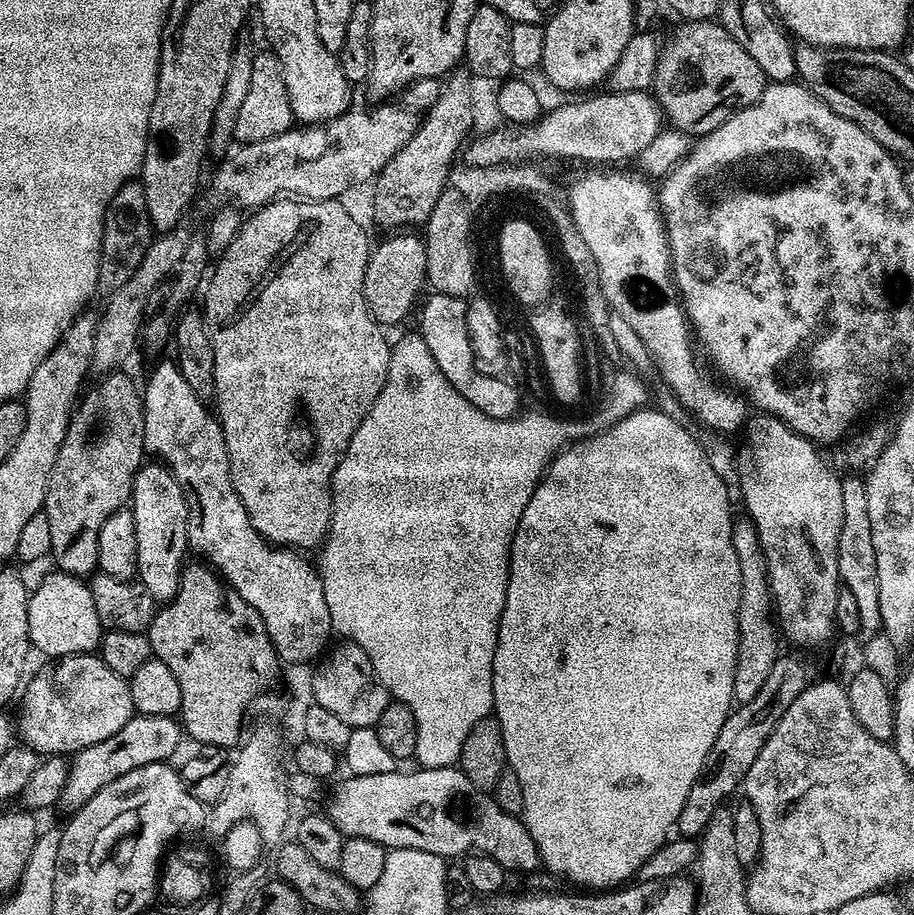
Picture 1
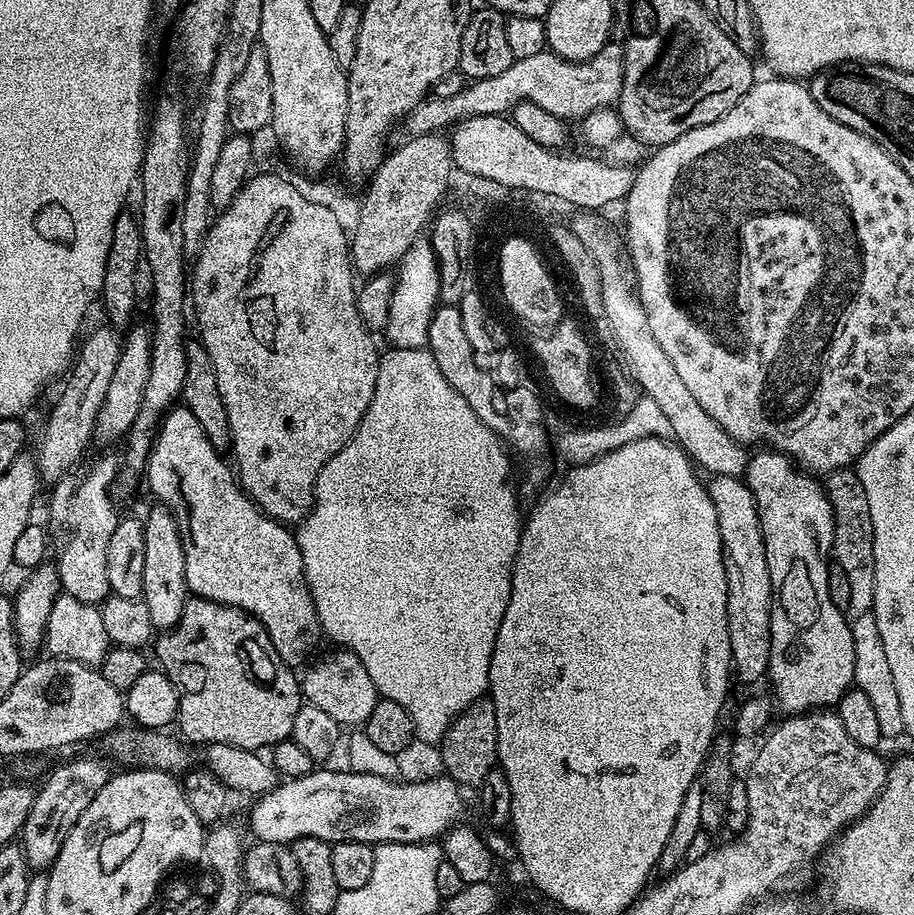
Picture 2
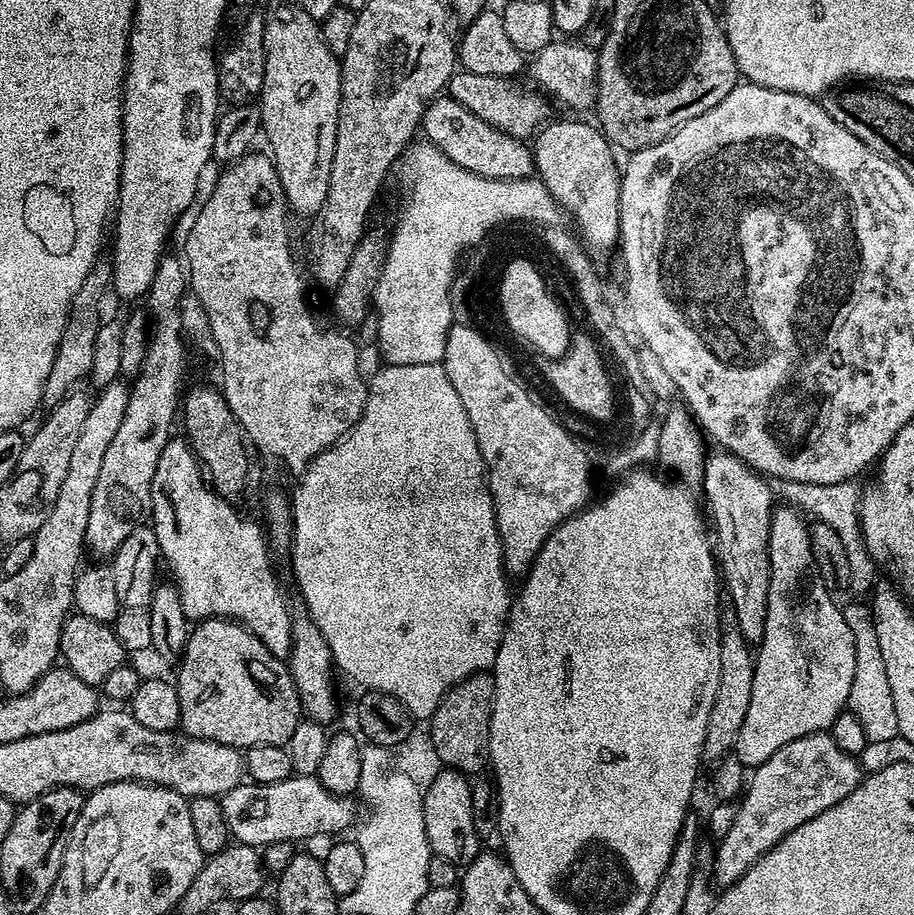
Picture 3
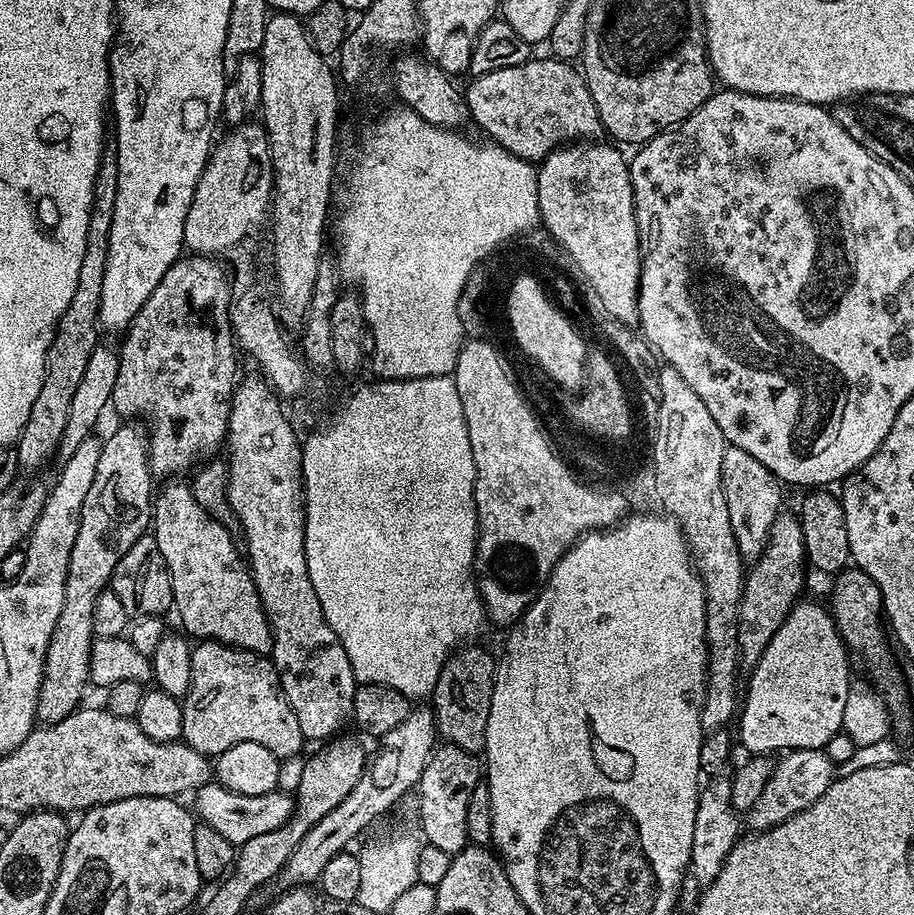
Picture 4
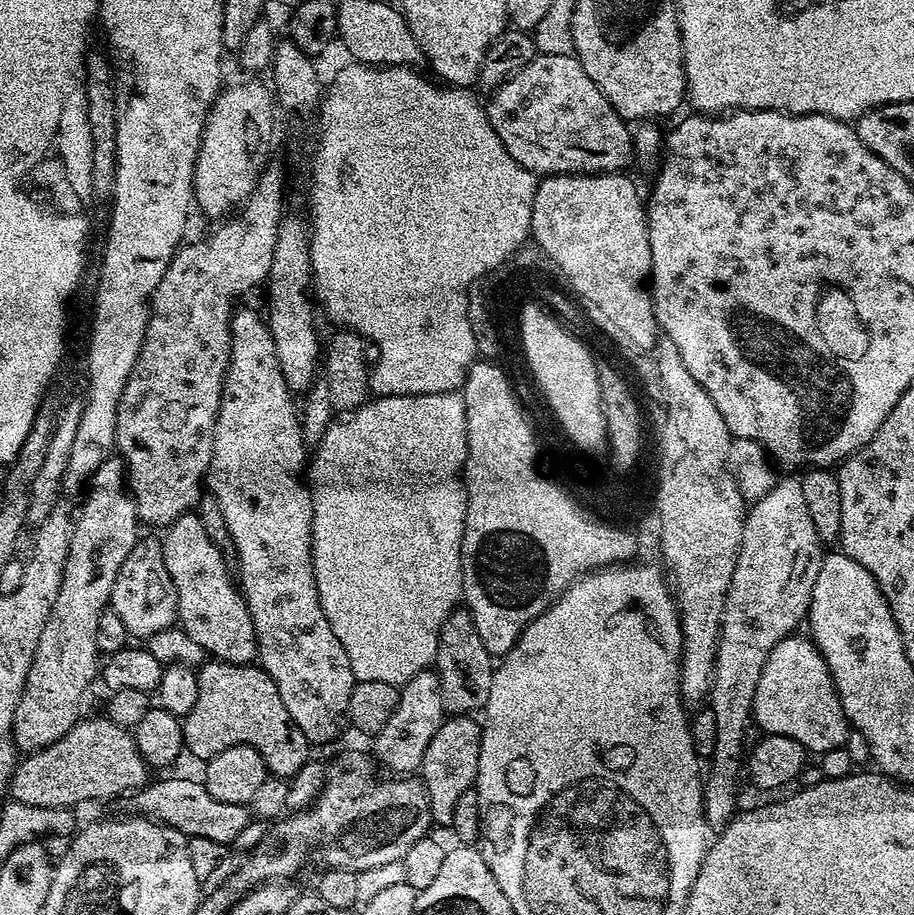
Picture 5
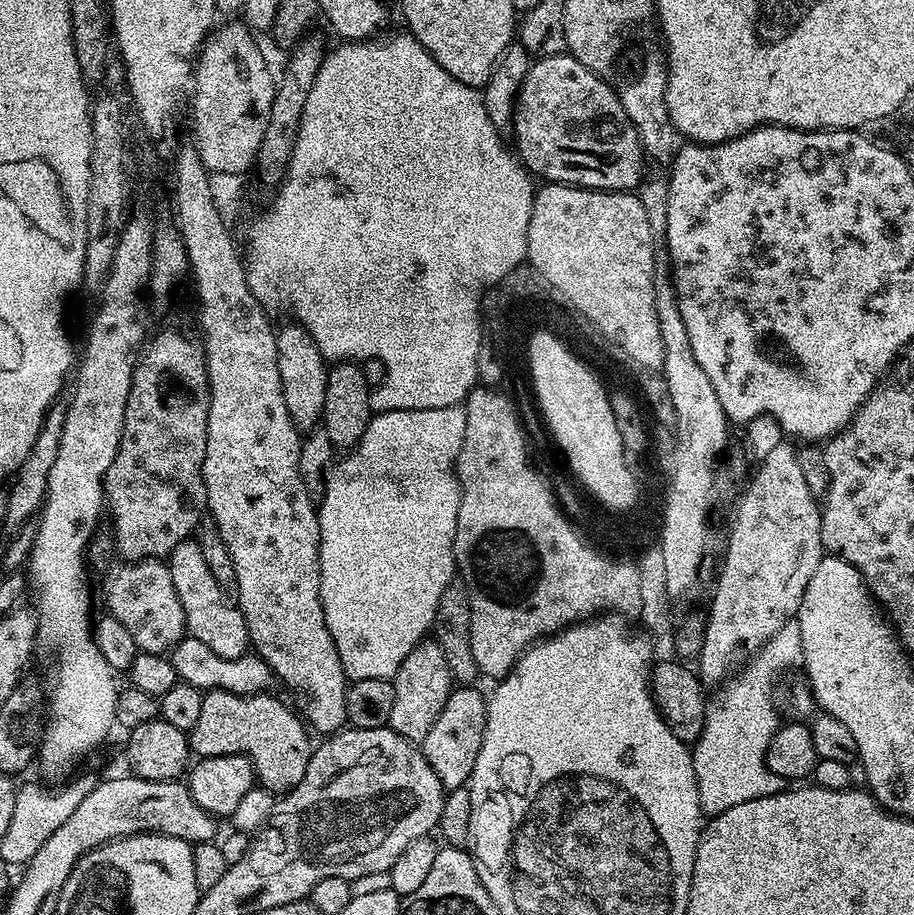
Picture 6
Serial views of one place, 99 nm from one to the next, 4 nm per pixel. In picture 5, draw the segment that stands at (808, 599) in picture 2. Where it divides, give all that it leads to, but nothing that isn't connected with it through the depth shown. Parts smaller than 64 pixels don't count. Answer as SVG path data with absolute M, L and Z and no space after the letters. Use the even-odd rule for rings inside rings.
M800 635L787 636L785 640L778 642L778 646L774 646L774 650L770 650L754 692L751 719L755 726L757 724L761 728L761 733L770 736L782 734L786 738L794 738L794 742L802 742L802 746L812 754L845 747L850 725L844 716L842 702L836 693L830 670L811 639L807 635Z

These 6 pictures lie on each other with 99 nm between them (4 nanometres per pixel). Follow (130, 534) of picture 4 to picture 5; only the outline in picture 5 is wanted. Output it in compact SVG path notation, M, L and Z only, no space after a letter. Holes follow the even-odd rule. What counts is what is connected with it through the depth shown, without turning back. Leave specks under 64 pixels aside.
M109 458L102 462L102 466L98 466L98 470L90 477L92 493L84 500L84 505L80 508L80 516L75 517L72 525L72 537L70 538L70 550L64 559L64 577L62 578L62 586L58 590L58 598L54 598L54 606L50 610L50 614L46 618L46 626L42 626L42 634L38 634L38 646L34 650L34 658L30 662L30 674L26 674L26 682L22 694L18 698L18 706L14 710L14 718L12 719L12 741L16 743L17 749L21 753L29 754L42 750L44 747L50 746L52 743L58 742L66 733L71 730L77 721L81 719L80 707L84 704L84 695L88 692L88 687L92 684L92 679L98 676L98 653L96 651L96 639L98 638L98 618L109 607L112 591L114 590L114 582L118 578L118 570L122 566L122 562L126 562L126 554L130 554L130 550L136 548L136 542L141 535L142 525L140 516L136 513L136 502L132 498L131 491L126 490L126 469L123 459Z

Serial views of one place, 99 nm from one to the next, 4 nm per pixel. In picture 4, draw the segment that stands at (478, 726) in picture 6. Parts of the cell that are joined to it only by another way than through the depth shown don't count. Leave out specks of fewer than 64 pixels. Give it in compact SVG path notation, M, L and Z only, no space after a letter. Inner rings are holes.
M447 742L441 743L433 751L428 758L428 765L422 770L418 785L420 828L424 831L423 839L427 844L438 846L438 850L446 850L450 857L469 847L466 806L470 803L470 794L474 794L474 786L481 783L481 780L482 764L473 753Z

